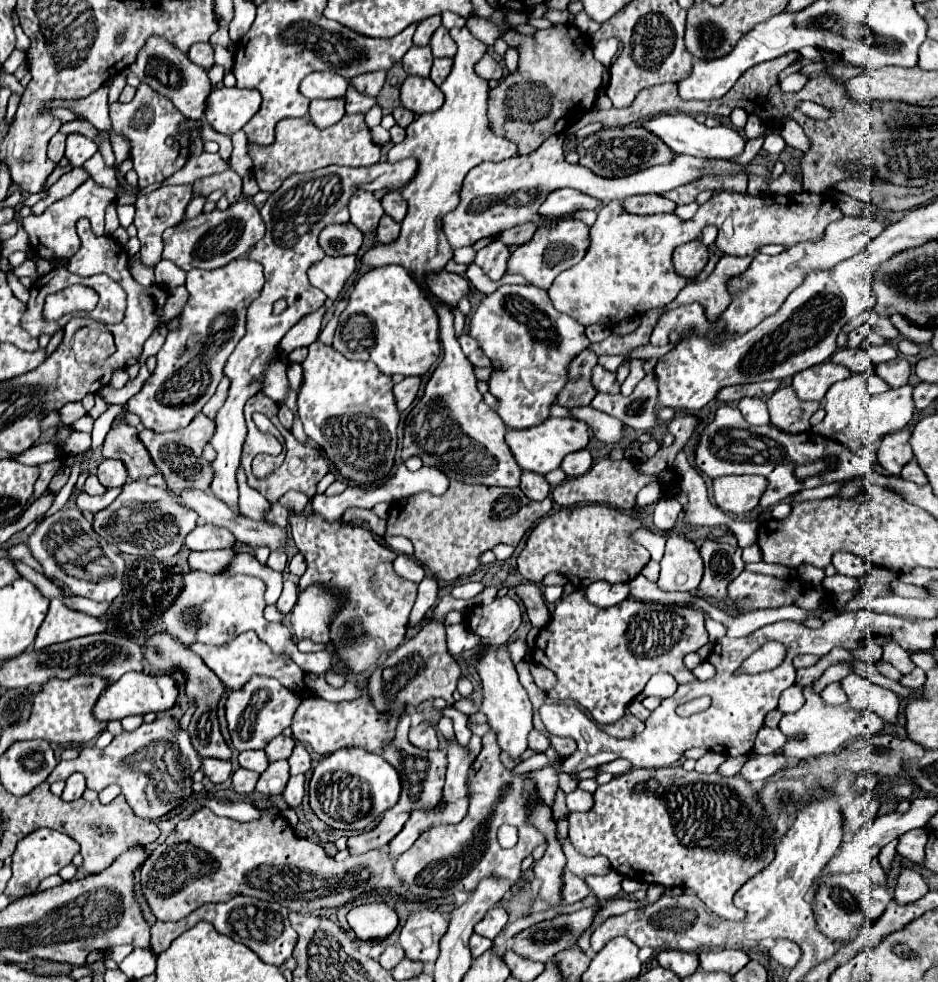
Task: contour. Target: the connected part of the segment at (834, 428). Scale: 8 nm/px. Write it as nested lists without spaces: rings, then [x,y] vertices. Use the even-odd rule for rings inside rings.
[[[865,372],[865,374],[853,374],[847,380],[835,382],[835,386],[827,392],[825,396],[825,410],[827,416],[823,418],[821,424],[813,426],[811,430],[815,434],[821,434],[825,438],[839,436],[839,432],[849,426],[851,414],[857,412],[865,400],[865,396],[881,394],[889,390],[883,380],[875,376],[875,372]]]

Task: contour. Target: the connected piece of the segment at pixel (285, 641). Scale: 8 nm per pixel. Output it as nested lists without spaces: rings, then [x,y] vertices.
[[[185,574],[183,588],[179,590],[177,598],[165,610],[161,610],[159,618],[165,624],[165,630],[173,638],[177,638],[183,646],[191,646],[191,644],[221,646],[245,630],[255,630],[257,636],[263,642],[267,642],[275,654],[285,654],[293,658],[293,662],[305,672],[325,674],[333,664],[333,652],[329,650],[313,652],[313,654],[299,652],[285,624],[273,624],[265,620],[263,594],[265,594],[263,582],[253,576],[223,578],[223,576],[211,576],[211,574],[201,574],[201,576]]]

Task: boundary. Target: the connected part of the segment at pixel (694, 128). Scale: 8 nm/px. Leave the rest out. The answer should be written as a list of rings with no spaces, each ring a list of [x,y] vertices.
[[[663,114],[663,116],[657,116],[653,120],[647,120],[643,126],[649,132],[663,138],[679,154],[689,154],[689,156],[699,156],[699,158],[725,158],[725,160],[731,160],[731,158],[737,158],[743,152],[743,136],[737,130],[733,130],[729,126],[709,128],[705,124],[699,124],[689,114]]]

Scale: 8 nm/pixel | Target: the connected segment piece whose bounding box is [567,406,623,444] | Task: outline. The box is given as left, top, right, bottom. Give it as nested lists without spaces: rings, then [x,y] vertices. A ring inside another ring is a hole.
[[[577,406],[577,408],[567,408],[567,410],[571,412],[571,416],[575,420],[585,422],[593,430],[597,440],[601,440],[605,444],[615,444],[621,440],[623,424],[617,418],[613,418],[605,412],[599,412],[591,406]]]

